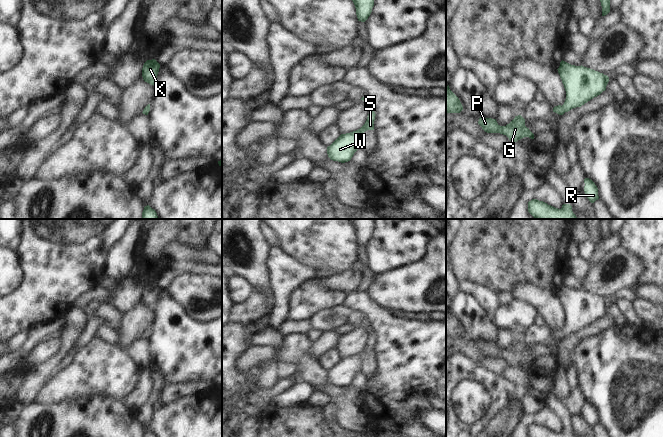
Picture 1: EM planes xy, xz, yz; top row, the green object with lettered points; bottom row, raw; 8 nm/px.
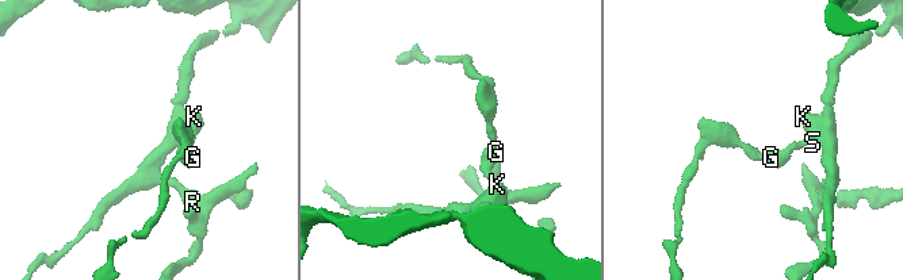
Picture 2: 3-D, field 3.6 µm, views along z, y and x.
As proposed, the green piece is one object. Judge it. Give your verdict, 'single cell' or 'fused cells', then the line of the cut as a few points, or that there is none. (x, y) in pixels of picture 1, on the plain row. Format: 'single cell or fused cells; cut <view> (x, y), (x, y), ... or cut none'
single cell; cut none

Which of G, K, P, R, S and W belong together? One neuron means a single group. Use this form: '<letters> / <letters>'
G K P R S W

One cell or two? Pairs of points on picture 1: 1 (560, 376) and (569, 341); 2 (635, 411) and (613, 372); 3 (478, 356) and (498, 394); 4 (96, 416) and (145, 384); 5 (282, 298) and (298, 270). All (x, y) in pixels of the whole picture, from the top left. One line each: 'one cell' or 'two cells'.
1: two cells
2: one cell
3: two cells
4: two cells
5: one cell

